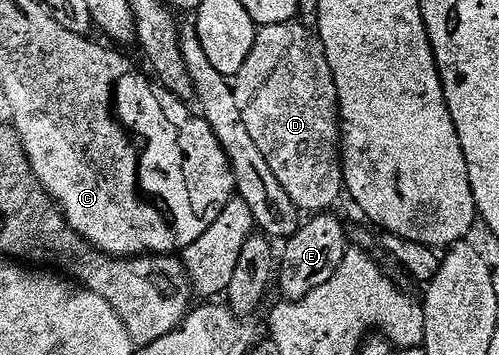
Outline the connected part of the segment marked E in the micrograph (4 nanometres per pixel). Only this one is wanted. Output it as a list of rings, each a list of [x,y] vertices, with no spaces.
[[[317,213],[300,226],[293,238],[284,242],[281,267],[277,269],[277,287],[280,287],[284,300],[299,302],[321,285],[325,285],[335,276],[344,253],[349,249],[349,237],[345,235],[342,223],[333,213]]]

